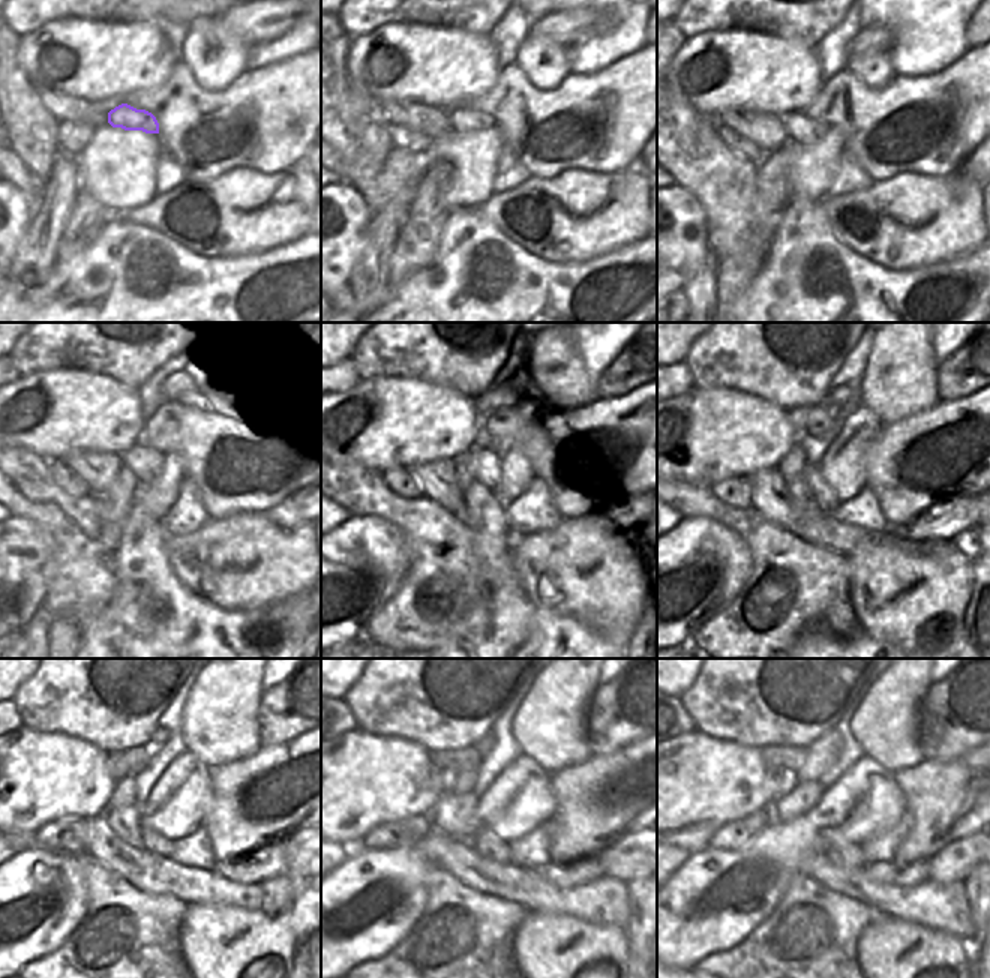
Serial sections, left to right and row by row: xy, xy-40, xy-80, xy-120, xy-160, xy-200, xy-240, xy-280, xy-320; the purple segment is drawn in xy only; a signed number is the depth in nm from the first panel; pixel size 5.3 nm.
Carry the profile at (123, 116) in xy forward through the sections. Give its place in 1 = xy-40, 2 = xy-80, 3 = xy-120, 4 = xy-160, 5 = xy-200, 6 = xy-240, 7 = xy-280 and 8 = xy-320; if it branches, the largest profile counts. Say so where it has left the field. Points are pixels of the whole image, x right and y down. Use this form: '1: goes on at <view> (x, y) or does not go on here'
1: goes on at xy-40 (462, 119)
2: goes on at xy-80 (803, 128)
3: goes on at xy-120 (146, 464)
4: goes on at xy-160 (483, 464)
5: goes on at xy-200 (827, 500)
6: goes on at xy-240 (153, 842)
7: goes on at xy-280 (486, 843)
8: goes on at xy-320 (849, 857)

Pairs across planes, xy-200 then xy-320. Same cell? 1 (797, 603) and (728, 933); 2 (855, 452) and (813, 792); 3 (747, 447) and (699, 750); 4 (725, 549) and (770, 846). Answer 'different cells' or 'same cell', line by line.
1: different cells
2: different cells
3: same cell
4: same cell

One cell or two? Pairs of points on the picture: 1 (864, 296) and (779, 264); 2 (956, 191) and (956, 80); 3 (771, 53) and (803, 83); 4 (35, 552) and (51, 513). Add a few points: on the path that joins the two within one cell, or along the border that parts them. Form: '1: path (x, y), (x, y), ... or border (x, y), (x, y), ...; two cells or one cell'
1: path (846, 272), (834, 252), (822, 248), (803, 260); one cell
2: border (957, 170), (948, 174), (920, 173); two cells
3: path (779, 60), (795, 77); one cell
4: border (15, 516), (33, 521), (48, 542); two cells

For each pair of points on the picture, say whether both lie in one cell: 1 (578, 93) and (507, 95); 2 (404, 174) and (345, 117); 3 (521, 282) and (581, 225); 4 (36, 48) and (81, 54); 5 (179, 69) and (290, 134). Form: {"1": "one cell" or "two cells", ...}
{"1": "one cell", "2": "one cell", "3": "two cells", "4": "one cell", "5": "one cell"}

